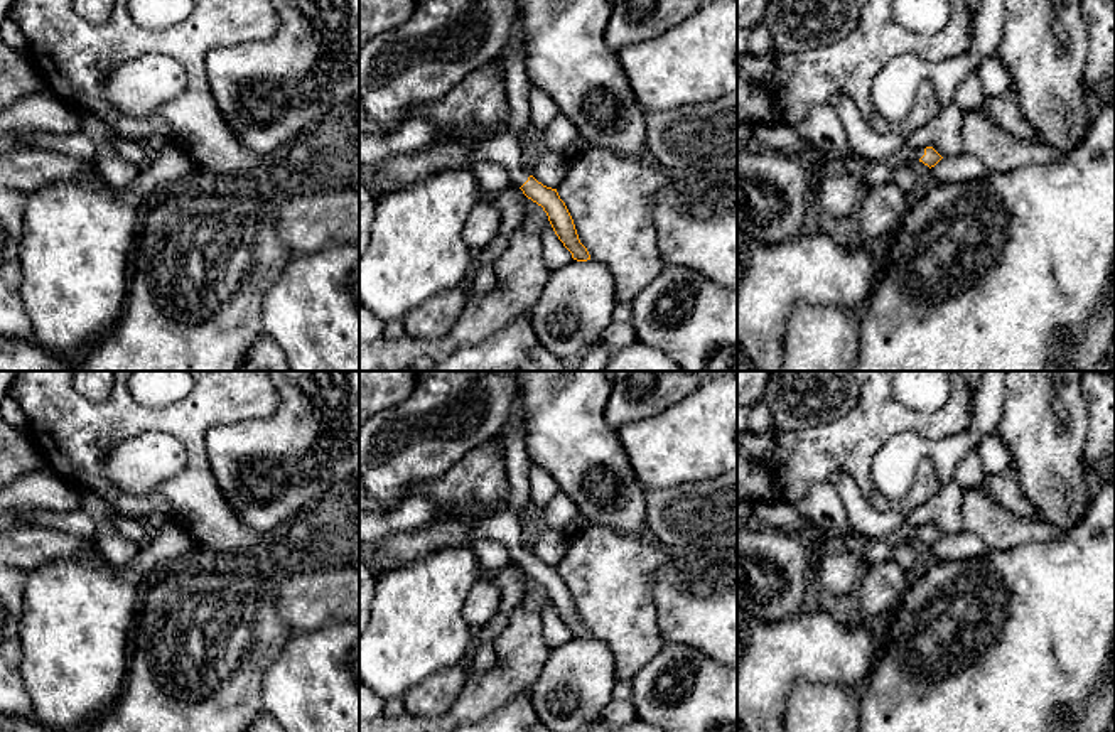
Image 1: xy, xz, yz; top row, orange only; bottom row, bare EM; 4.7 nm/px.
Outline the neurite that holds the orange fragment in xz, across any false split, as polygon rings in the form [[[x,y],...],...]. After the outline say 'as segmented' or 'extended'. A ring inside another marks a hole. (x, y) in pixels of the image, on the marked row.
[[[523,42],[501,61],[504,66],[504,88],[509,103],[506,126],[494,138],[474,145],[469,157],[452,169],[471,169],[472,164],[481,160],[491,160],[503,165],[511,177],[511,184],[520,187],[528,199],[543,207],[555,234],[572,253],[572,258],[587,261],[590,255],[579,240],[565,202],[560,199],[557,189],[538,182],[526,164],[528,150],[521,142],[521,132],[530,123],[531,83],[526,73]]] | extended

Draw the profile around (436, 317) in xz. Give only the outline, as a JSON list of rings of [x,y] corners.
[[[444,290],[403,317],[405,334],[425,341],[447,336],[466,309],[466,290]]]

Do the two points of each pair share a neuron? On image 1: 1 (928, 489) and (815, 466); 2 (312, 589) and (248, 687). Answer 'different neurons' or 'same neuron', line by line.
1: same neuron
2: different neurons

